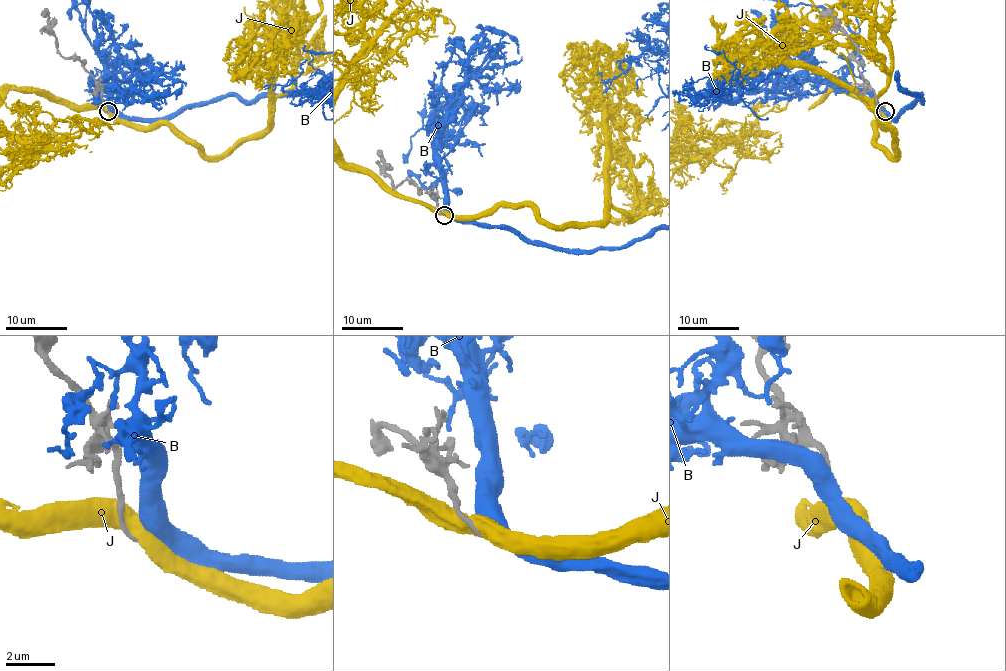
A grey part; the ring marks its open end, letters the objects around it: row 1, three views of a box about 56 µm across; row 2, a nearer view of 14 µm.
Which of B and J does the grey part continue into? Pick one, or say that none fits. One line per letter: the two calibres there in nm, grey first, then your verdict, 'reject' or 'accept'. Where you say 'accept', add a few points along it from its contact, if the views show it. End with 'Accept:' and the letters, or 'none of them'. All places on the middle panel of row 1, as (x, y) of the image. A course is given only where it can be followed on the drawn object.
B: 200 nm thick on the grey side, 360 nm on the other; accept
J: 240 nm thick on the grey side, 650 nm on the other; reject
Accept: B

